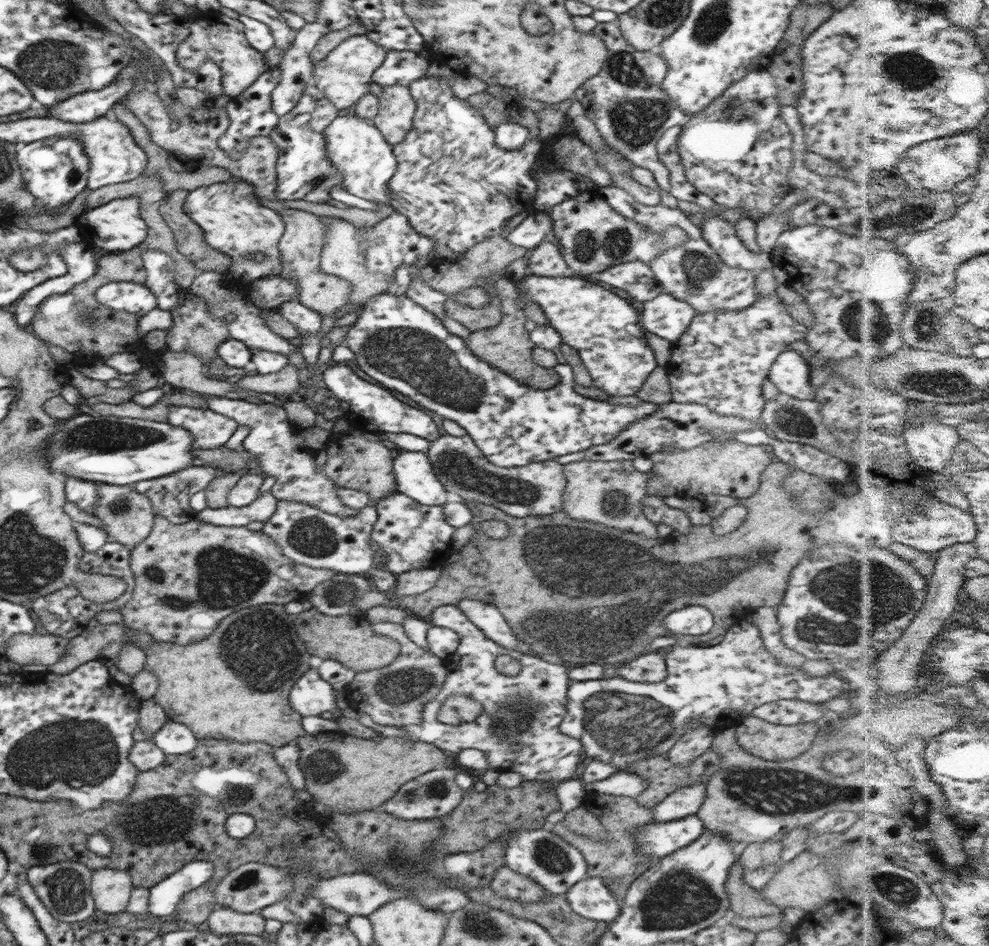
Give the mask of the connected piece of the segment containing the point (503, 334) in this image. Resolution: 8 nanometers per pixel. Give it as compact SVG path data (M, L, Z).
M524 312L500 313L502 314L501 320L494 327L470 331L468 337L464 340L468 351L493 368L497 368L499 372L505 373L505 376L513 378L519 384L525 384L525 386L531 386L531 388L537 388L537 390L553 388L559 382L557 374L553 372L552 368L545 369L532 360L534 346L523 327L527 319Z

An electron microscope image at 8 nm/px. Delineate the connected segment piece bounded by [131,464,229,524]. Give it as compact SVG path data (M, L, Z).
M192 464L191 466L184 468L183 470L180 470L179 472L174 472L173 474L168 474L167 476L160 476L159 478L152 478L151 480L140 480L139 482L133 483L131 486L135 492L138 492L139 494L143 494L146 497L148 497L149 502L152 507L152 511L154 512L155 515L163 516L163 518L167 519L169 522L172 524L184 524L187 523L188 521L194 520L196 518L197 512L193 511L189 507L189 499L192 494L195 494L195 492L203 491L204 488L211 482L212 478L217 478L218 476L223 475L224 473L229 473L229 472L224 472L223 469L218 469L215 467L210 467L209 465L195 465Z

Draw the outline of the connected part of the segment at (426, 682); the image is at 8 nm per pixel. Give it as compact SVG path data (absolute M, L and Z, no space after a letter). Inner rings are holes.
M379 622L371 625L373 632L387 635L400 643L400 652L391 664L375 670L355 673L345 692L353 704L369 702L371 706L355 706L355 710L367 712L383 726L406 727L420 725L424 718L424 705L431 701L440 691L447 671L441 659L430 652L425 652L420 646L412 643L405 635L399 623ZM375 692L386 694L385 699L379 700ZM391 693L391 702L387 704L387 695Z

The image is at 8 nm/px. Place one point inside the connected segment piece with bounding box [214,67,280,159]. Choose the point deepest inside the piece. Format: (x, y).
(250, 114)

